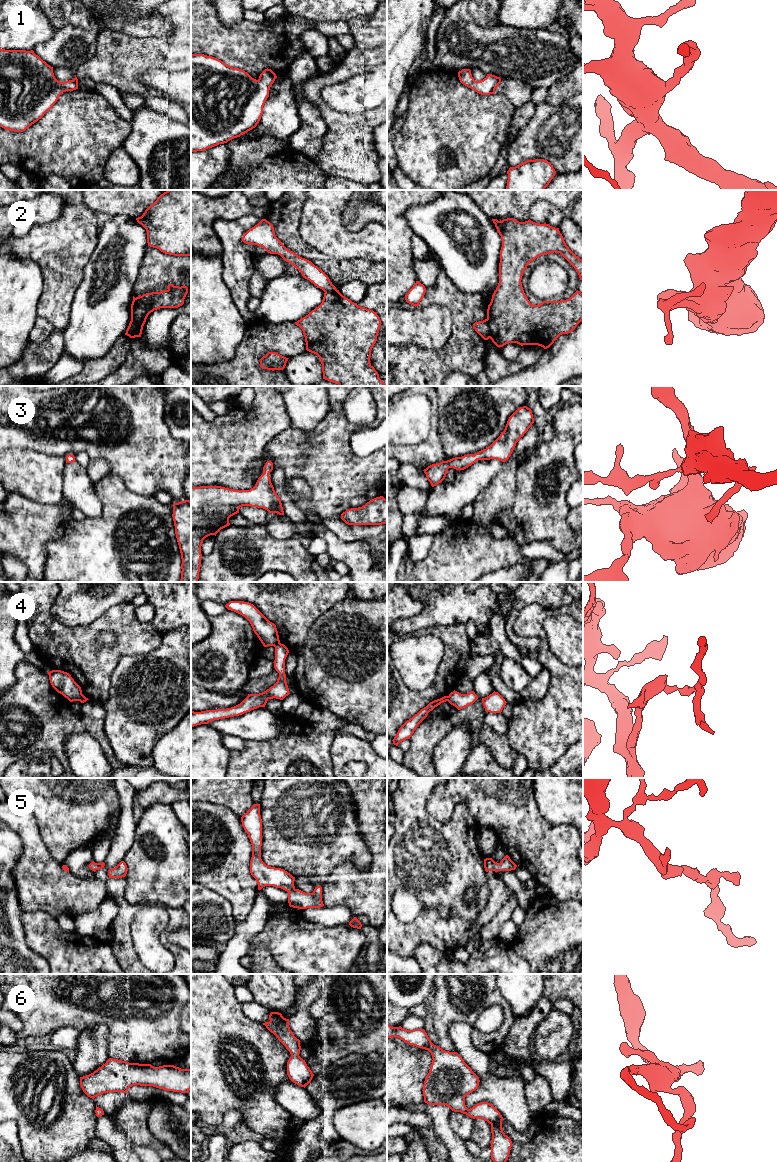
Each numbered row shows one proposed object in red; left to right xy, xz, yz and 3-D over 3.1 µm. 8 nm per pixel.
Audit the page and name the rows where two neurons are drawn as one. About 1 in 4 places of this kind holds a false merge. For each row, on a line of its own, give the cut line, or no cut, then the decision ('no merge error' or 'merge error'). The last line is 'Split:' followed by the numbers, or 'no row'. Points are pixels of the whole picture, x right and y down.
1: no cut | no merge error
2: yz (486, 319), (489, 325), (490, 337) | merge error
3: no cut | no merge error
4: xz (279, 642), (274, 646) | merge error
5: no cut | no merge error
6: no cut | no merge error
Split: 2, 4

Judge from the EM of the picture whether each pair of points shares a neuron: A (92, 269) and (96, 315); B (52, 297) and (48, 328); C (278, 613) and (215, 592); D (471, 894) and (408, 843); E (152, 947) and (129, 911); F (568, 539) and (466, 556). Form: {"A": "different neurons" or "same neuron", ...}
{"A": "same neuron", "B": "different neurons", "C": "same neuron", "D": "different neurons", "E": "different neurons", "F": "different neurons"}

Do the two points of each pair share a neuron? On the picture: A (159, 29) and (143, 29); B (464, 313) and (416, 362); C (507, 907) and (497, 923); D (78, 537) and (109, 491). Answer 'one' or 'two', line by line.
A: one
B: one
C: one
D: one

